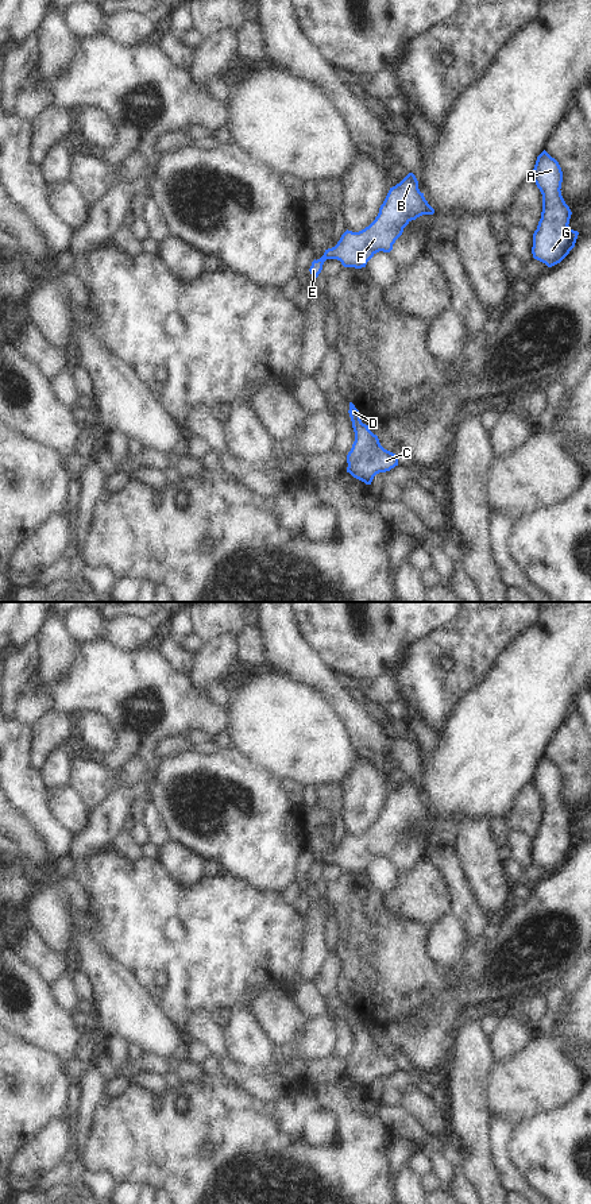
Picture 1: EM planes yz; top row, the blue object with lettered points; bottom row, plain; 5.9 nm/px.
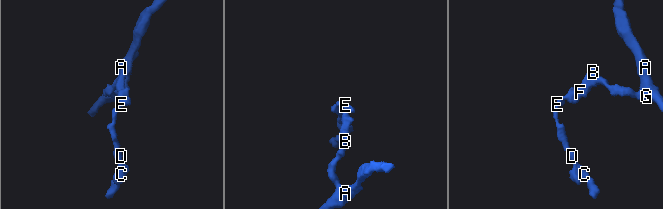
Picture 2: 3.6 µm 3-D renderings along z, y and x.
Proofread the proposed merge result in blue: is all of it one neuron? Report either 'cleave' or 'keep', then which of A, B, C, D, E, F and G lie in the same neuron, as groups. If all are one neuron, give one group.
cleave; A B F G / C D E

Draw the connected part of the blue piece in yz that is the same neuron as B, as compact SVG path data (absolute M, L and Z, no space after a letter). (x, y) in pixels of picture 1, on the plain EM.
M409 777L390 792L375 825L359 837L345 836L337 849L325 854L327 864L337 864L344 872L362 873L379 856L390 857L403 833L422 819L433 819L418 794L418 786Z

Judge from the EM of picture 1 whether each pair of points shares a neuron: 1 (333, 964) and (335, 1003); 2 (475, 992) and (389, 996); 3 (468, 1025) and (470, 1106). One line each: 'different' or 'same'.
1: same
2: different
3: same

